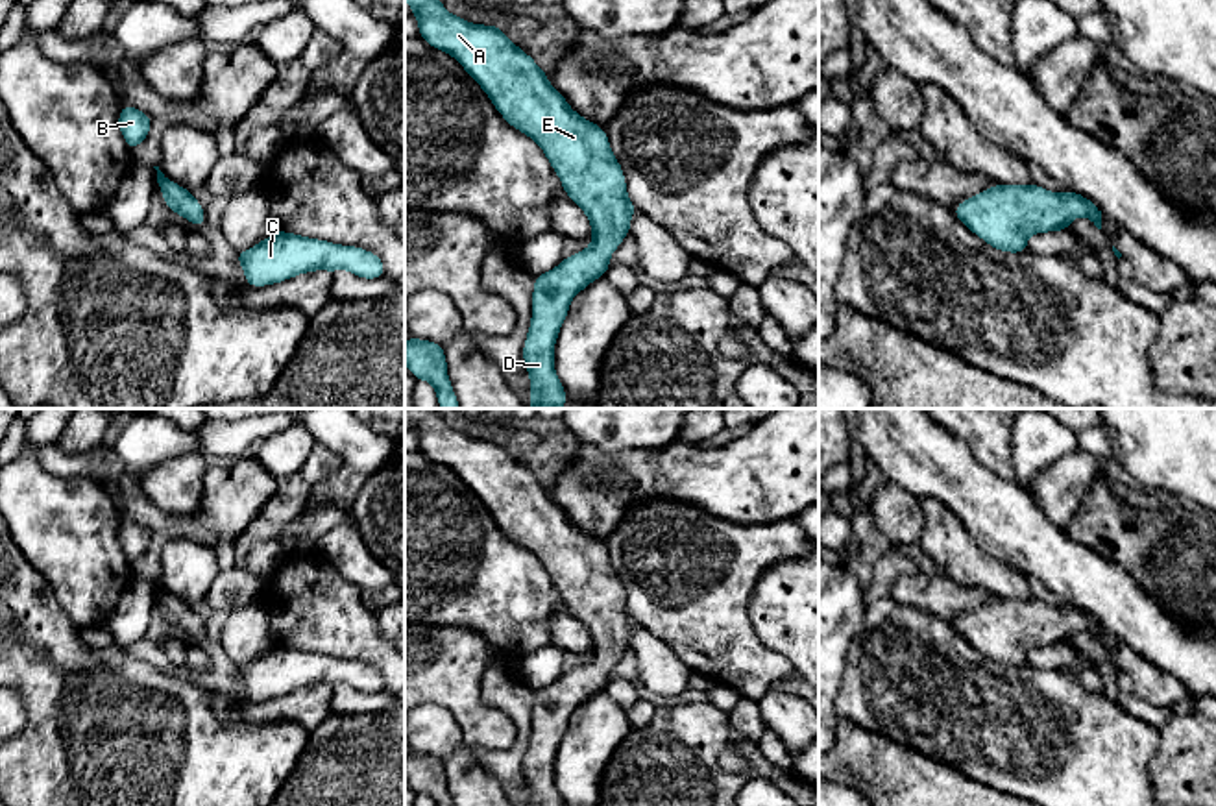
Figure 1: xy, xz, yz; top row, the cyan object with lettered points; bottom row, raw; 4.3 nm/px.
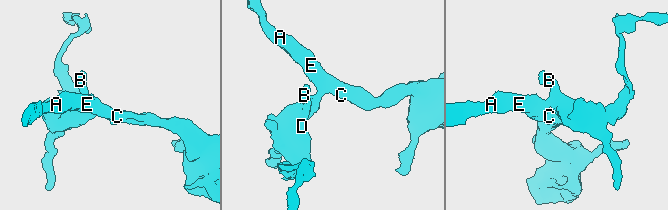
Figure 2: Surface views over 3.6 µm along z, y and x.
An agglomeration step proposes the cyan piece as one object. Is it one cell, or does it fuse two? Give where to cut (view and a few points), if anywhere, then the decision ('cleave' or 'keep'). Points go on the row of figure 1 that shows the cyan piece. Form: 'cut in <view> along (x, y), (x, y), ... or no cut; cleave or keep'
no cut; keep

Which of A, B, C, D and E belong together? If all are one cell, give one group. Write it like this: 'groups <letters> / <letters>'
groups A B C D E

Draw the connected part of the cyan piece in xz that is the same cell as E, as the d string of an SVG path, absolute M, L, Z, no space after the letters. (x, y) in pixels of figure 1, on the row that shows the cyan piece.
M440 0L407 2L412 7L410 13L418 18L420 37L427 44L453 55L488 94L501 116L543 150L567 198L590 218L591 244L562 259L553 270L534 277L532 318L523 346L523 362L530 377L532 392L529 407L562 409L567 401L567 394L554 370L558 331L565 322L573 298L608 272L610 255L630 233L630 218L638 213L628 198L623 168L610 148L602 126L575 113L564 94L549 83L547 74L503 33L499 24L484 26L468 22L451 15Z

